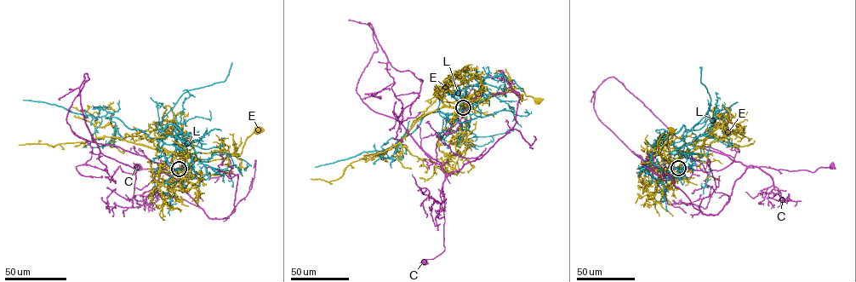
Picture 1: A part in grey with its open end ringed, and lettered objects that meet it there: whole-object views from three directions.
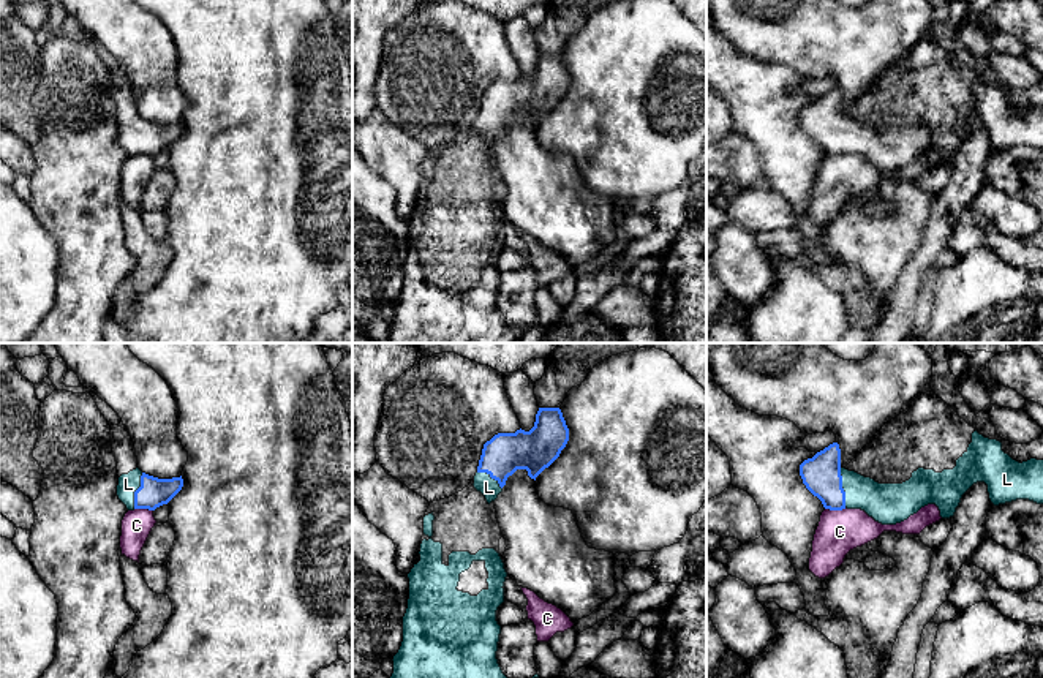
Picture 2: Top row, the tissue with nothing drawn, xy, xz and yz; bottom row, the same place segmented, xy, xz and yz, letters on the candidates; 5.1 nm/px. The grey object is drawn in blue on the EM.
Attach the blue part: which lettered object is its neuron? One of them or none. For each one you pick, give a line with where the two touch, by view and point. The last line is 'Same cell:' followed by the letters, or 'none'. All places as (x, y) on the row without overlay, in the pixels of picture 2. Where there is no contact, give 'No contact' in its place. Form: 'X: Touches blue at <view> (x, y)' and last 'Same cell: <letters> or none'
L: Touches blue at yz (841, 133)
Same cell: L

